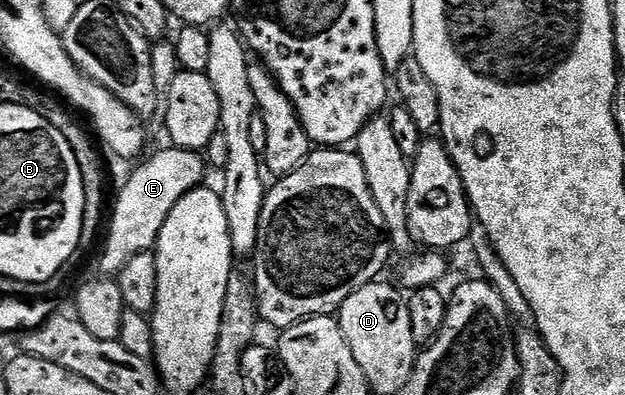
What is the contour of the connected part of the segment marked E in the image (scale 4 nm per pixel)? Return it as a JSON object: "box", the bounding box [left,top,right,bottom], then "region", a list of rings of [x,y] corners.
{"box":[99,147,206,278],"region":[[[167,147],[161,152],[154,153],[145,164],[135,165],[137,168],[129,174],[128,181],[121,186],[120,193],[116,196],[116,205],[113,208],[111,205],[110,223],[107,225],[106,239],[99,253],[100,268],[104,271],[101,273],[105,277],[112,278],[119,274],[130,262],[130,258],[143,252],[152,252],[166,218],[170,218],[170,210],[178,206],[183,196],[205,183],[206,160],[199,151],[191,148]]]}

